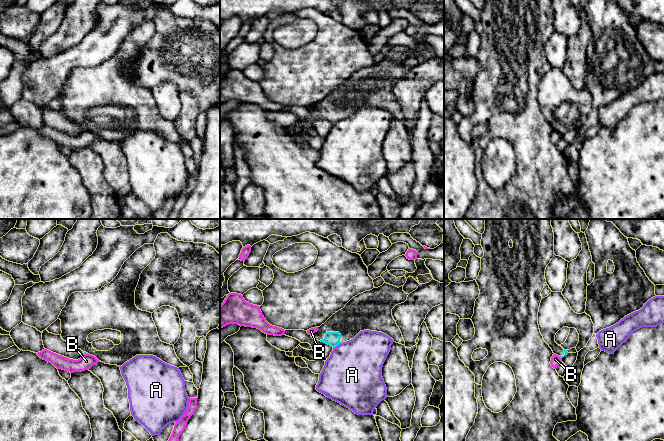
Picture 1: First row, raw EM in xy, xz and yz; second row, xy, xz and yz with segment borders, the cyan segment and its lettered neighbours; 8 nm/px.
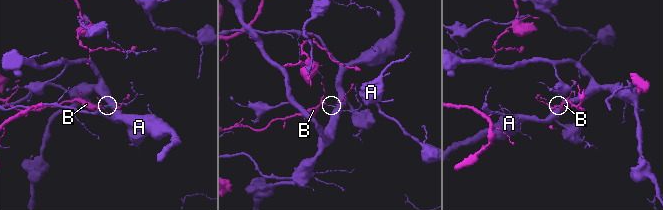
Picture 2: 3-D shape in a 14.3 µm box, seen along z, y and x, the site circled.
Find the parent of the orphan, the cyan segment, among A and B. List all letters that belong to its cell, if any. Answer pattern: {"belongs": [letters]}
{"belongs": []}

